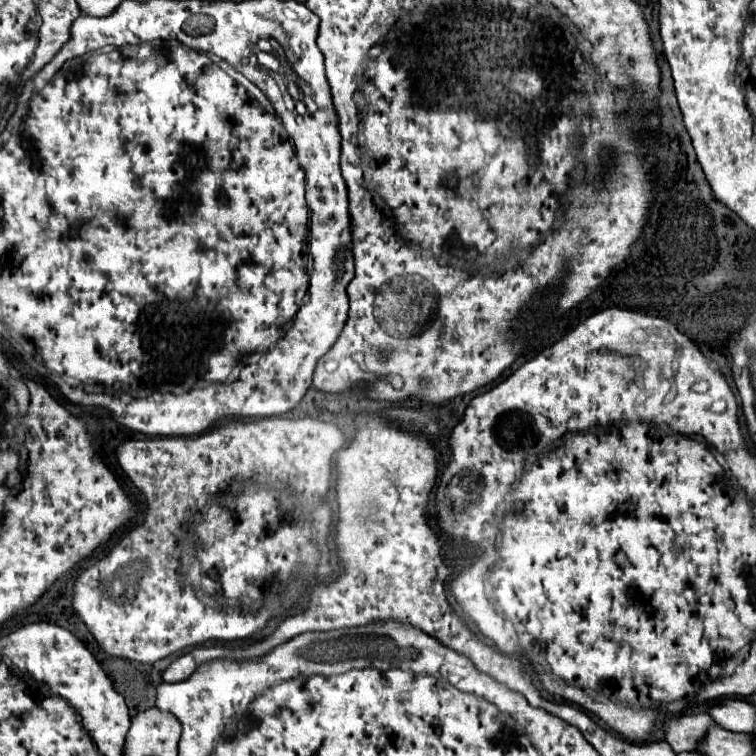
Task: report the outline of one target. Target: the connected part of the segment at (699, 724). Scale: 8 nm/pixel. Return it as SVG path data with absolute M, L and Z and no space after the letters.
M697 713L697 715L681 715L681 717L667 717L663 721L665 741L673 747L673 751L697 751L701 739L705 739L707 731L717 723L711 721L711 715Z

